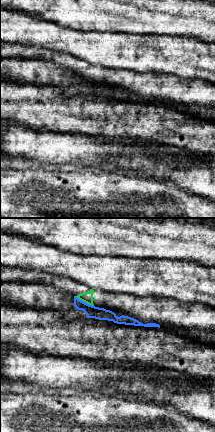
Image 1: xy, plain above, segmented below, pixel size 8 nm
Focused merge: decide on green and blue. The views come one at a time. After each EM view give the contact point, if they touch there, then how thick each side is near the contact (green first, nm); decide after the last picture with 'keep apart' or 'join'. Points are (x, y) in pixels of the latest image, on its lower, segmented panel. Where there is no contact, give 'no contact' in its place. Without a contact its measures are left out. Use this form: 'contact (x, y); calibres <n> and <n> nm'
contact (84, 301); calibres 90 and 100 nm

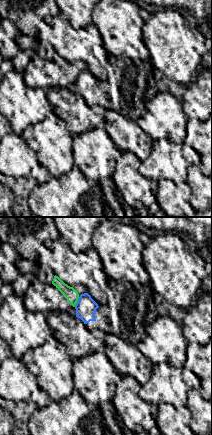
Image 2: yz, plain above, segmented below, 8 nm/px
contact (76, 302); calibres 100 and 160 nm

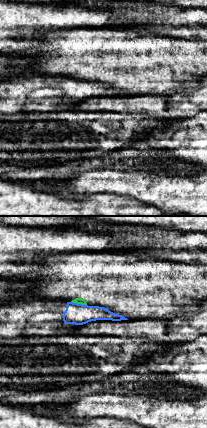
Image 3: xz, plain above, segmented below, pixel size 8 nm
contact (79, 303); calibres 50 and 170 nm

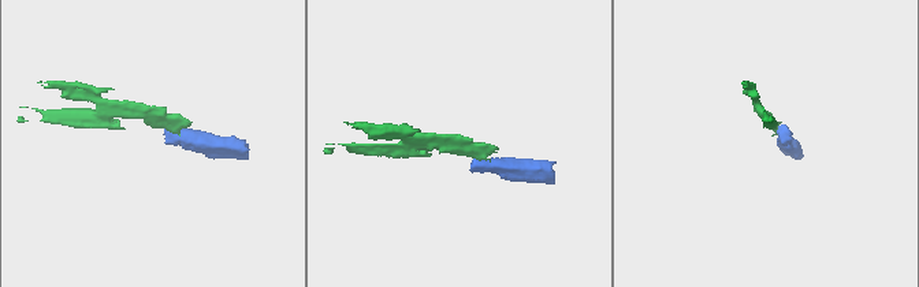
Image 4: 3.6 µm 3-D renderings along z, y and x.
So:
keep apart

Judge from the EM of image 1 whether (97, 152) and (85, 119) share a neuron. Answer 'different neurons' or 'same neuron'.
different neurons

